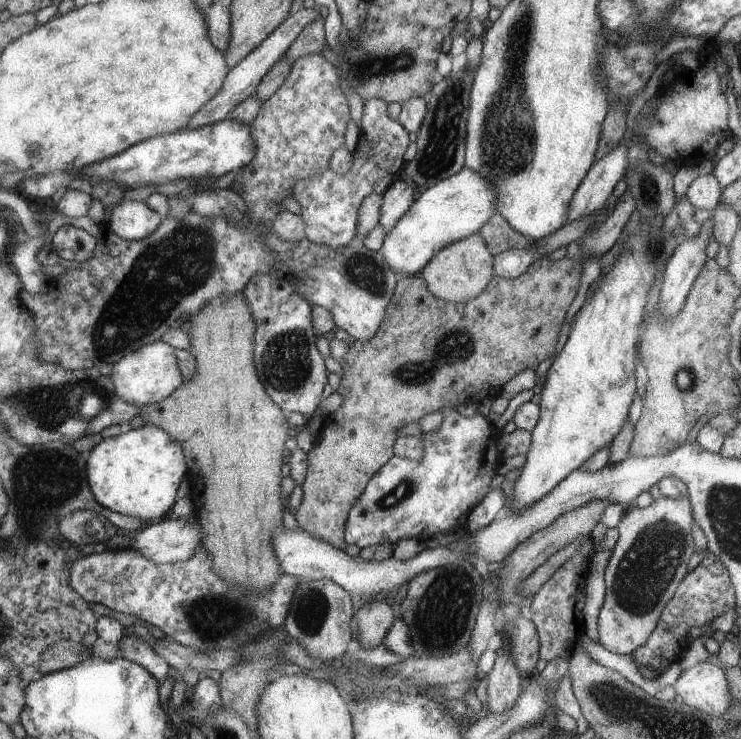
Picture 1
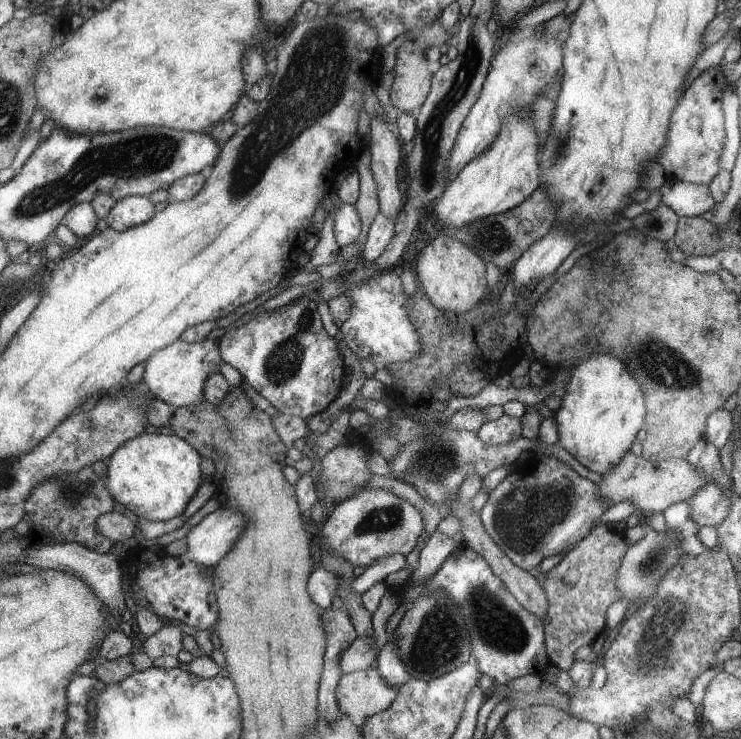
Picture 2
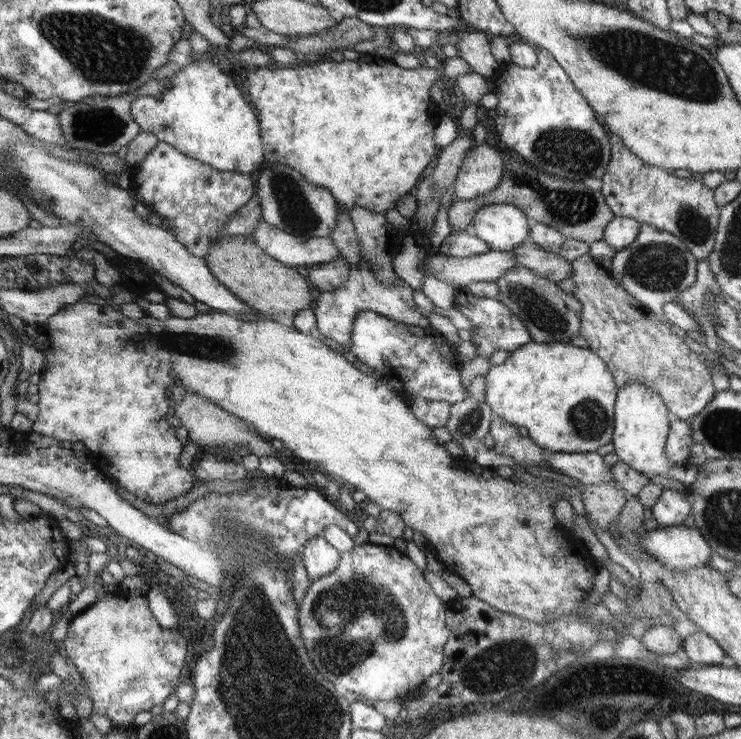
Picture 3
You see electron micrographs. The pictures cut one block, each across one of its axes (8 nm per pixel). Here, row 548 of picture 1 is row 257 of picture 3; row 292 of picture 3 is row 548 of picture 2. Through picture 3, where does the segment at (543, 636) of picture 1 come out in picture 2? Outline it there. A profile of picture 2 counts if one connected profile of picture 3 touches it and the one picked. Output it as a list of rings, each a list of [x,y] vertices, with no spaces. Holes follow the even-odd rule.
[[[598,524],[576,547],[567,552],[544,576],[544,592],[548,612],[544,618],[545,647],[551,666],[568,672],[576,662],[575,652],[580,646],[590,646],[606,626],[606,610],[620,601],[616,588],[618,568],[626,555],[622,534],[612,532],[606,524]]]

